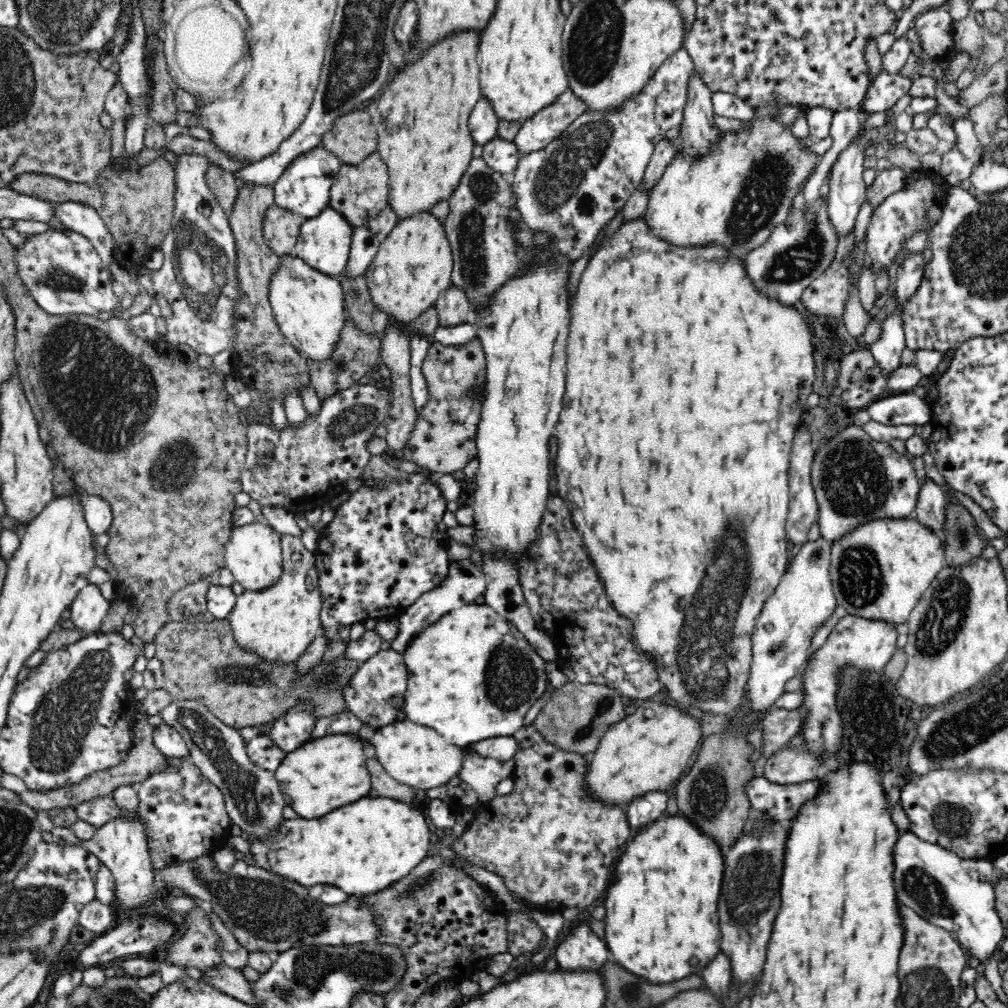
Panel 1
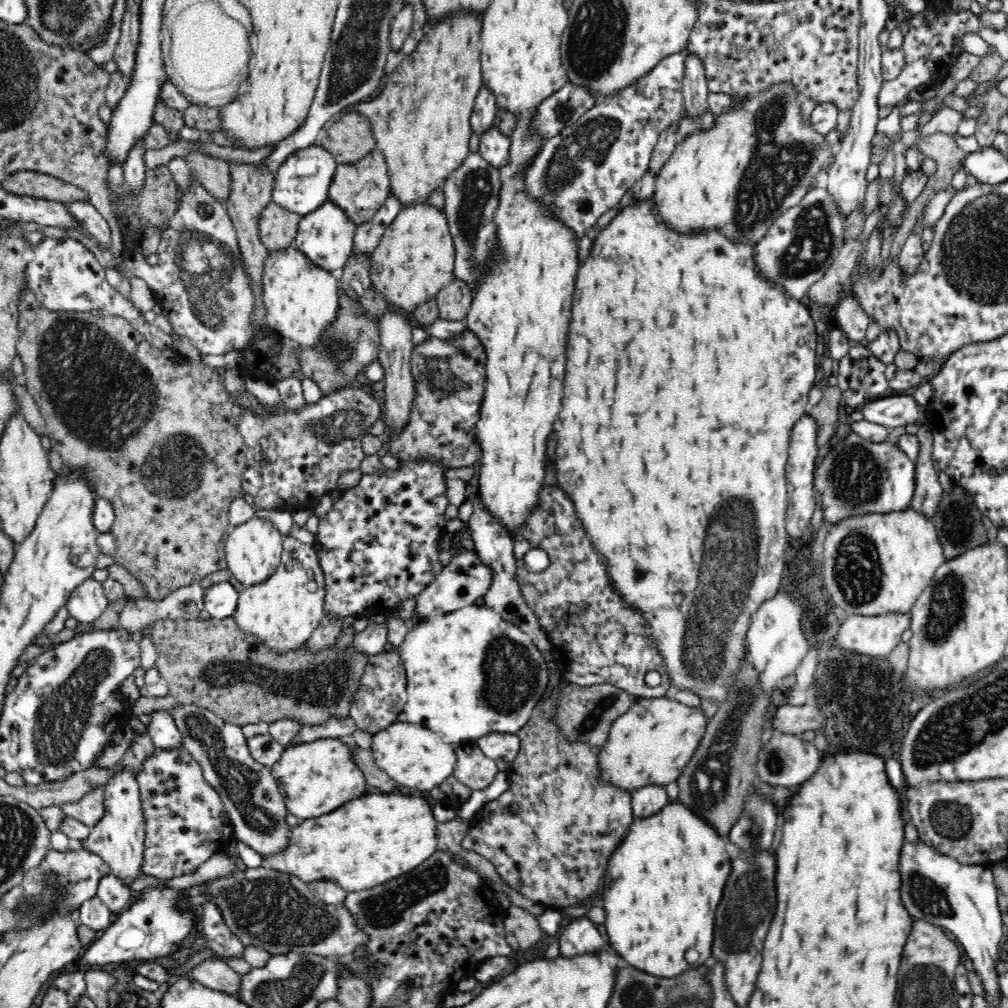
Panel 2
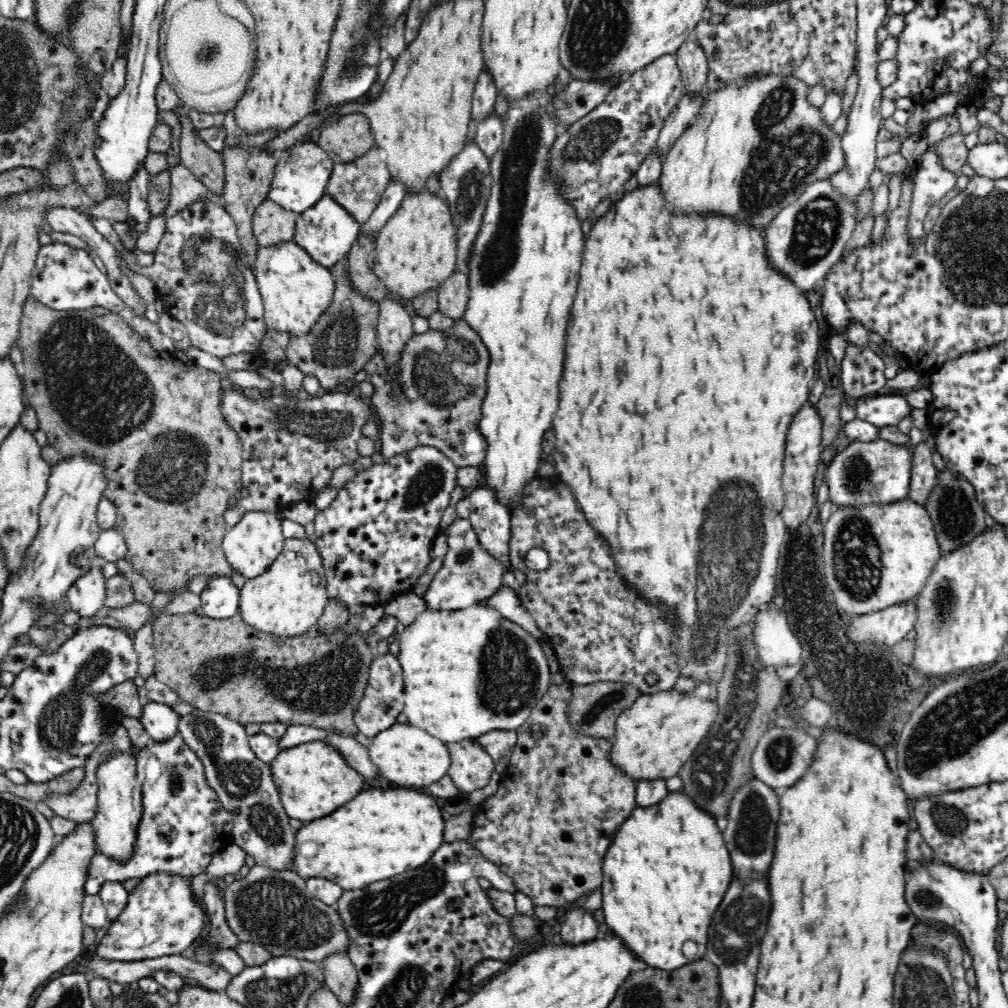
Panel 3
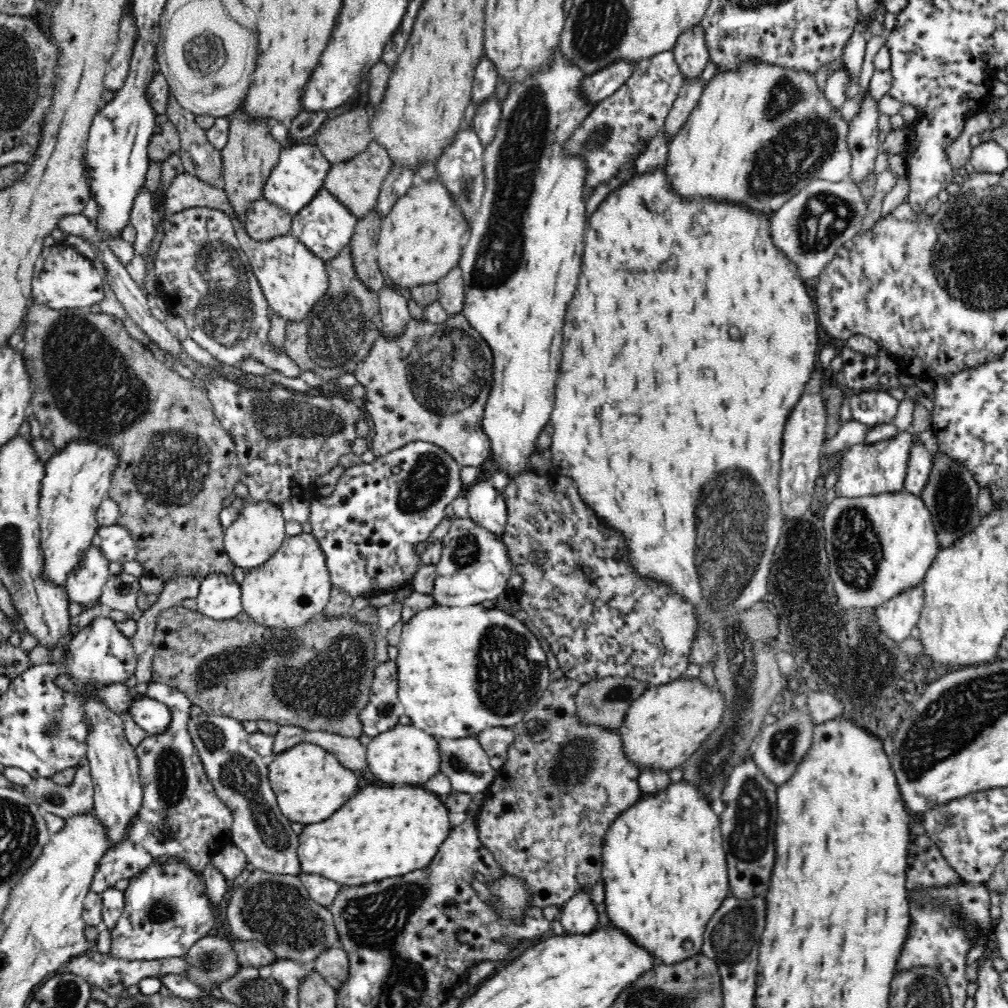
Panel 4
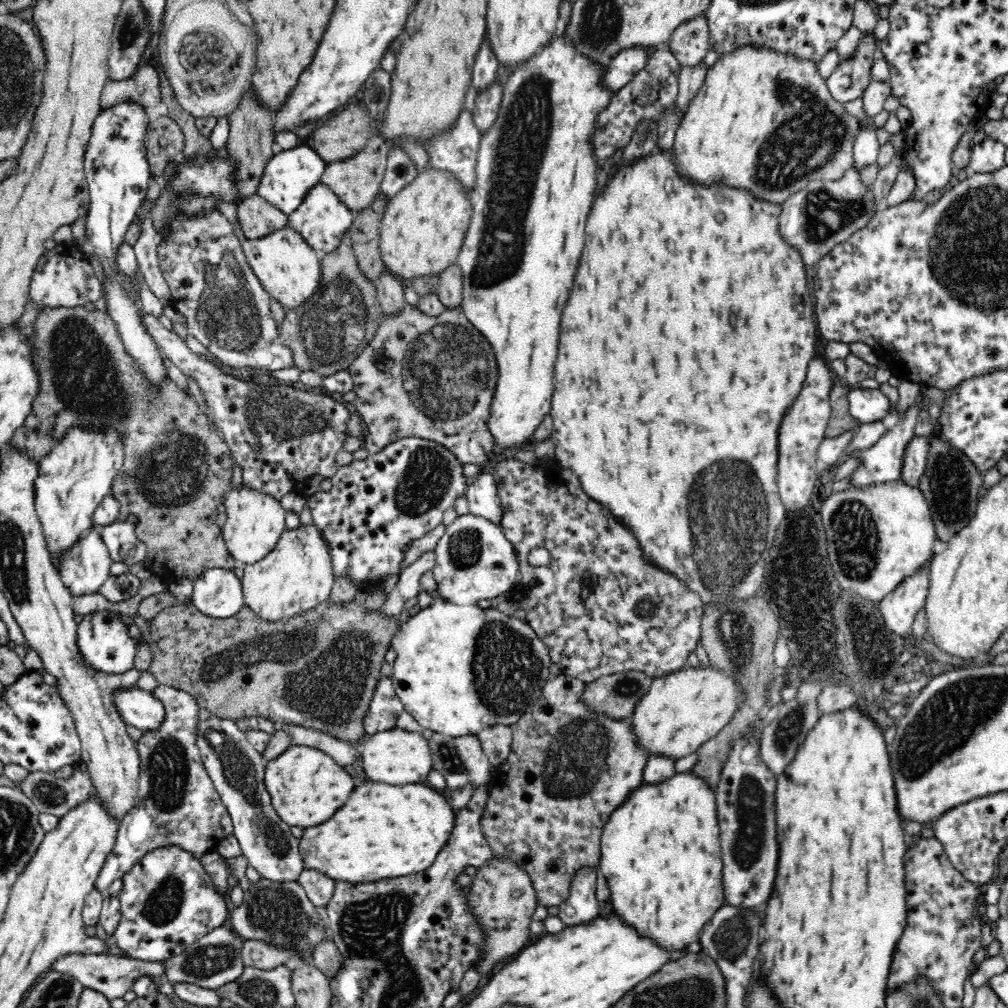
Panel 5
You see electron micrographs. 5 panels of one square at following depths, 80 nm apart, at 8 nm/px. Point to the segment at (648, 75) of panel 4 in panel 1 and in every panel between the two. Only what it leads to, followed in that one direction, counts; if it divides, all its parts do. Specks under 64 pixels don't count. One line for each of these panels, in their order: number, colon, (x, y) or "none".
1: (577, 183)
2: (582, 172)
3: (594, 156)

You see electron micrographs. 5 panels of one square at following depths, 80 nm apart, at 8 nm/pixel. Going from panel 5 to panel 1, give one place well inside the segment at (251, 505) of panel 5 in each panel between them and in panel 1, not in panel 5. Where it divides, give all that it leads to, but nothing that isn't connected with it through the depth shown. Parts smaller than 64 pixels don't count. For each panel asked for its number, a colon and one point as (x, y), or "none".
1: (253, 553)
2: (253, 549)
3: (254, 542)
4: (256, 535)

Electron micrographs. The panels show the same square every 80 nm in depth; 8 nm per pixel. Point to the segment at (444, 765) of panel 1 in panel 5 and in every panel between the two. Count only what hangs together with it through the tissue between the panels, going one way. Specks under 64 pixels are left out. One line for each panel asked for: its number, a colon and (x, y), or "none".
2: (417, 758)
3: (406, 755)
4: (405, 754)
5: (395, 756)

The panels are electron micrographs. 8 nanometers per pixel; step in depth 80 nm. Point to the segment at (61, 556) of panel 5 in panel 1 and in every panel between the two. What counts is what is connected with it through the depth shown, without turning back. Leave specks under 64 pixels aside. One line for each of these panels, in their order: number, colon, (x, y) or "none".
1: (87, 610)
2: (88, 600)
3: (86, 596)
4: (84, 584)

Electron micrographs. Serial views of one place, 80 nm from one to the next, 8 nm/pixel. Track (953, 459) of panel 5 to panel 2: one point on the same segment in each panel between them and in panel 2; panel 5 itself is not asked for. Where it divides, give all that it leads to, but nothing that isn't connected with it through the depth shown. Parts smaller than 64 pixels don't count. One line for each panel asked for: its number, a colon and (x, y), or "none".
2: (958, 520)
3: (957, 515)
4: (950, 494)

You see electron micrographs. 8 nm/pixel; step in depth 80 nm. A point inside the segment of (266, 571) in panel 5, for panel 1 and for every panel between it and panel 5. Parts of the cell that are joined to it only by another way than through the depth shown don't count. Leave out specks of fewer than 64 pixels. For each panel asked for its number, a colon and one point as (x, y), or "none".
1: (278, 622)
2: (282, 611)
3: (288, 598)
4: (295, 584)

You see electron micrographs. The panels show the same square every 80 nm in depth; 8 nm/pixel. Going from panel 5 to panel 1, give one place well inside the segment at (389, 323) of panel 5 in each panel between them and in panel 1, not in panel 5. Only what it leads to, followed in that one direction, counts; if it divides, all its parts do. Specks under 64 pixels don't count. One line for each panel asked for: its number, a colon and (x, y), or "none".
1: (443, 440)
2: (449, 376)
3: (441, 381)
4: (431, 382)

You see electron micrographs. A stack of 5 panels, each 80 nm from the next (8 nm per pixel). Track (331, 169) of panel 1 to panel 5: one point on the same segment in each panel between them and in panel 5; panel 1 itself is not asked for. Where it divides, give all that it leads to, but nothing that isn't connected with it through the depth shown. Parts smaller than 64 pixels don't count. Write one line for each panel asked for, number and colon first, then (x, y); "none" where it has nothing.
2: (302, 181)
3: (302, 172)
4: (300, 171)
5: (289, 174)

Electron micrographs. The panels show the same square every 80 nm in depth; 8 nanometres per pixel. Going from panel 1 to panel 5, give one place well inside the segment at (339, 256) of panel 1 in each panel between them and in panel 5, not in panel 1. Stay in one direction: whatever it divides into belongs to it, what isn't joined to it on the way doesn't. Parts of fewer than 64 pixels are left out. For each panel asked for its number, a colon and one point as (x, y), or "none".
2: (326, 236)
3: (327, 231)
4: (325, 225)
5: (322, 218)

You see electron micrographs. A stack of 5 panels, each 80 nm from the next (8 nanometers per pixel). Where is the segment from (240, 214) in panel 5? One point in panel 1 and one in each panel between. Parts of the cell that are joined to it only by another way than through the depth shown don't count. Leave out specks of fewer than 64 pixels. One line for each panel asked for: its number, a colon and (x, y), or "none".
1: (280, 228)
2: (277, 228)
3: (271, 224)
4: (263, 220)

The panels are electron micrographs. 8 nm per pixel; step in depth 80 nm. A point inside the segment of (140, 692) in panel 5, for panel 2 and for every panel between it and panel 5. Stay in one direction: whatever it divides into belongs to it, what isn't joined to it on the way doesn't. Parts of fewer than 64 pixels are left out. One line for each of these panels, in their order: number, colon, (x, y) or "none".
2: (162, 729)
3: (160, 721)
4: (153, 716)

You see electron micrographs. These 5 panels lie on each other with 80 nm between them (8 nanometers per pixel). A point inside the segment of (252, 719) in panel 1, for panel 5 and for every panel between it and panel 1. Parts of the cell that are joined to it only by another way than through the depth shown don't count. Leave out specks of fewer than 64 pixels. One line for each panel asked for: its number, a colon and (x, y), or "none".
2: (214, 664)
3: (225, 666)
4: (318, 676)
5: (319, 670)

